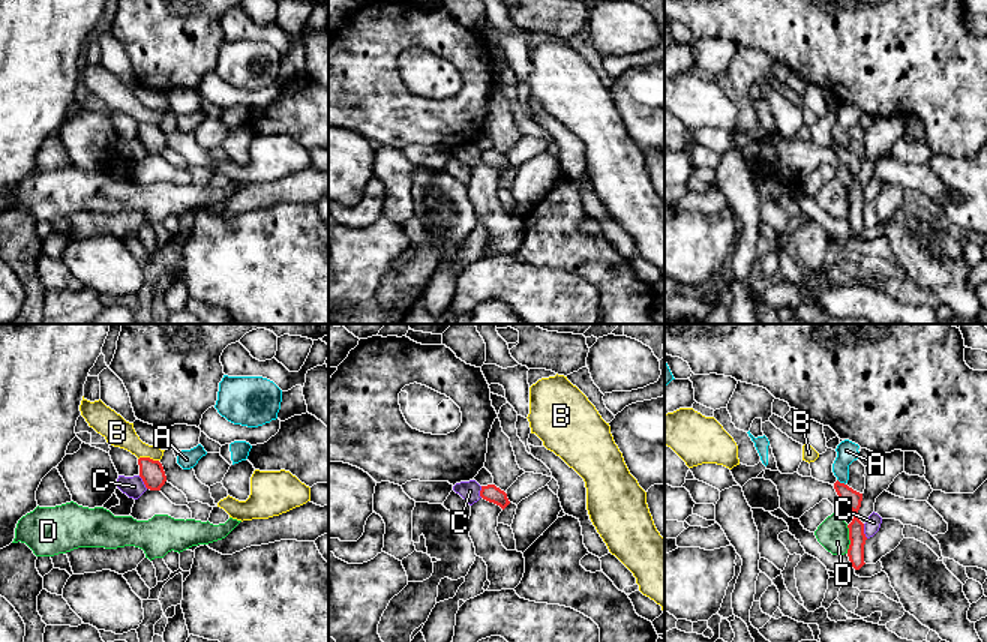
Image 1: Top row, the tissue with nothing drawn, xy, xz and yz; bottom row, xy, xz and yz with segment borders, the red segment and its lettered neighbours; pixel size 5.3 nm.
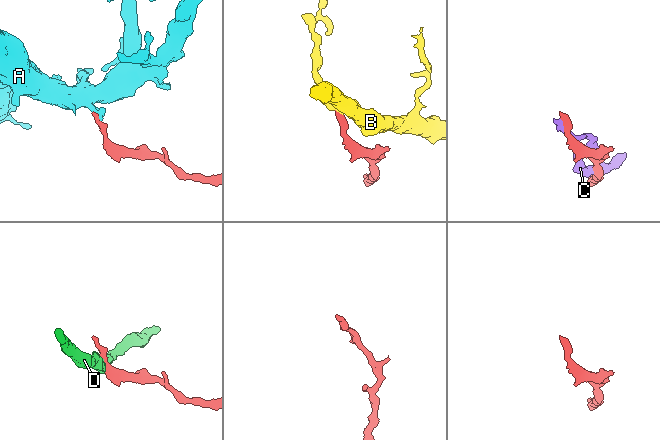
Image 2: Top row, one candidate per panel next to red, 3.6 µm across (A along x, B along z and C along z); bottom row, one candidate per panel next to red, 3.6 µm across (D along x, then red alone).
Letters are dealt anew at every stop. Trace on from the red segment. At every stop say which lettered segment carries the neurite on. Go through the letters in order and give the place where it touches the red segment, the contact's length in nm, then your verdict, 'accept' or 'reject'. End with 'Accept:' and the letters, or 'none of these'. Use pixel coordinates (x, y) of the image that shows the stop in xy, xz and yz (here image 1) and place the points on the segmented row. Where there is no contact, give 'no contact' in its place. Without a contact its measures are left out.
A: meets red in yz at (842, 483); contact 60 nm long; reject
B: meets red in xy at (149, 458); contact 110 nm long; reject
C: meets red in yz at (863, 531); contact 80 nm long; reject
D: meets red in yz at (849, 539); contact 150 nm long; reject
Accept: none of these

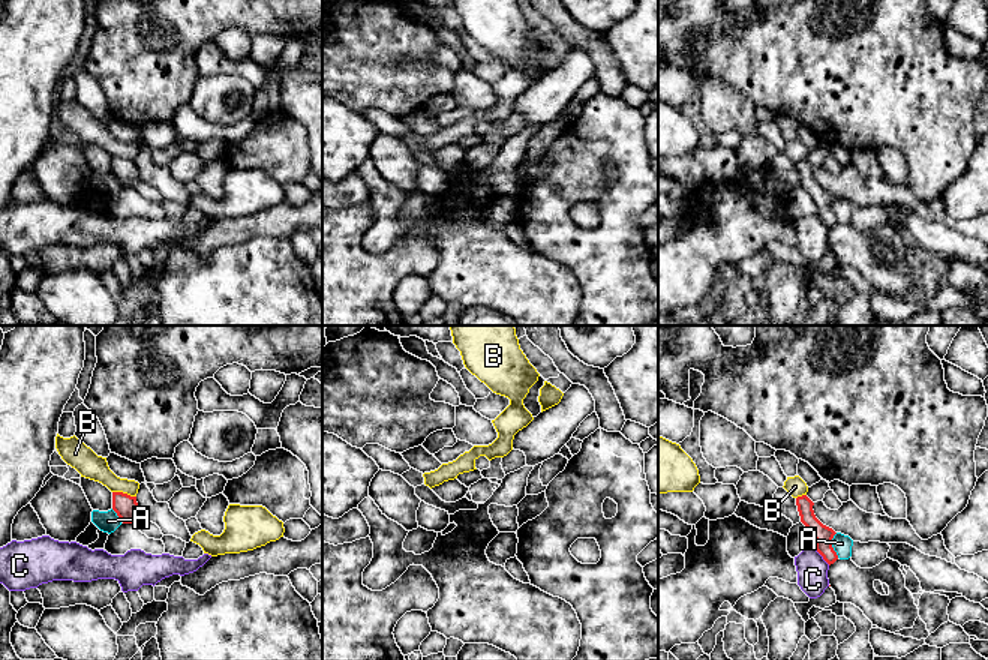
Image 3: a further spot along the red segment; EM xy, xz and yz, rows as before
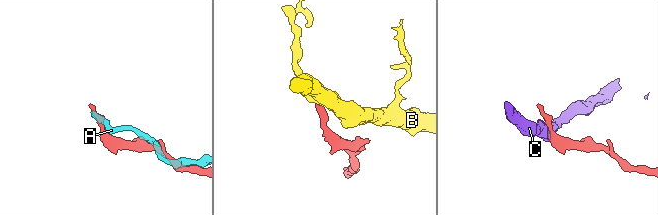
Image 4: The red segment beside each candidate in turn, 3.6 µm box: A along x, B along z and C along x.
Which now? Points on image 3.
A: meets red in yz at (831, 545); contact 140 nm long; reject
B: meets red in xy at (125, 494); contact 130 nm long; reject
C: meets red in yz at (822, 555); contact 130 nm long; reject
Accept: none of these

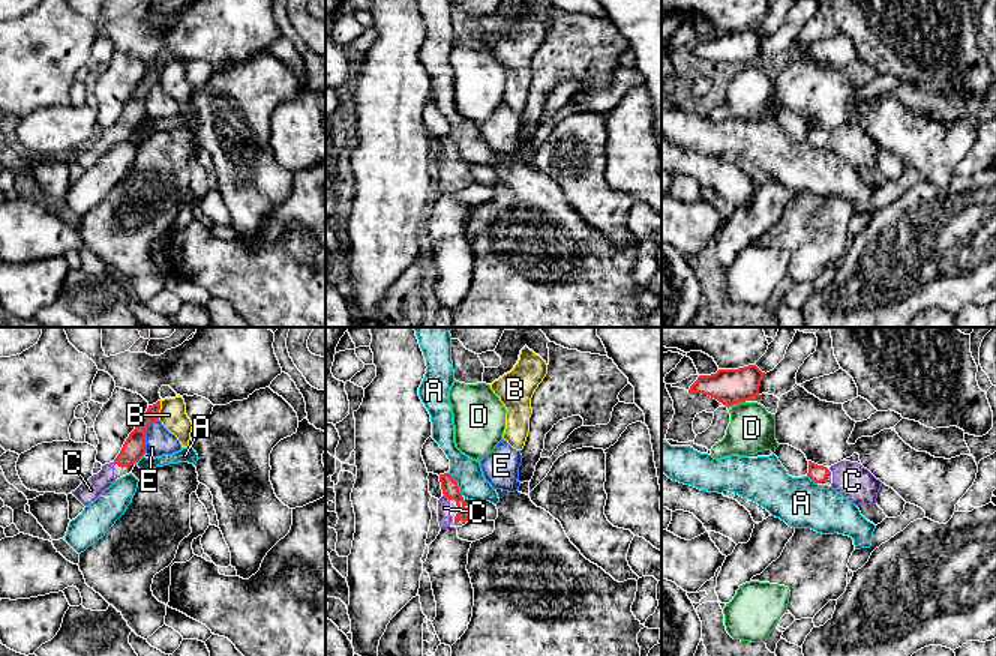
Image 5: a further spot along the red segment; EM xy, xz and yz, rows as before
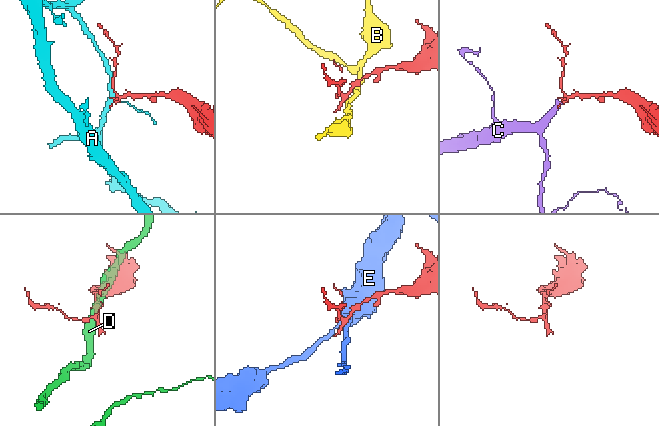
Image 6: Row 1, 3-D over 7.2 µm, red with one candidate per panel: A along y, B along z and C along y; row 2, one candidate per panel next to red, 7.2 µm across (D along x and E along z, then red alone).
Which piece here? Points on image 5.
A: meets red in xz at (456, 484); contact 150 nm long; reject
B: meets red in xy at (159, 409); contact 110 nm long; reject
C: meets red in xz at (446, 496); contact 50 nm long; accept
D: meets red in yz at (735, 403); contact 100 nm long; reject
E: meets red in xy at (144, 436); contact 200 nm long; reject
Accept: C

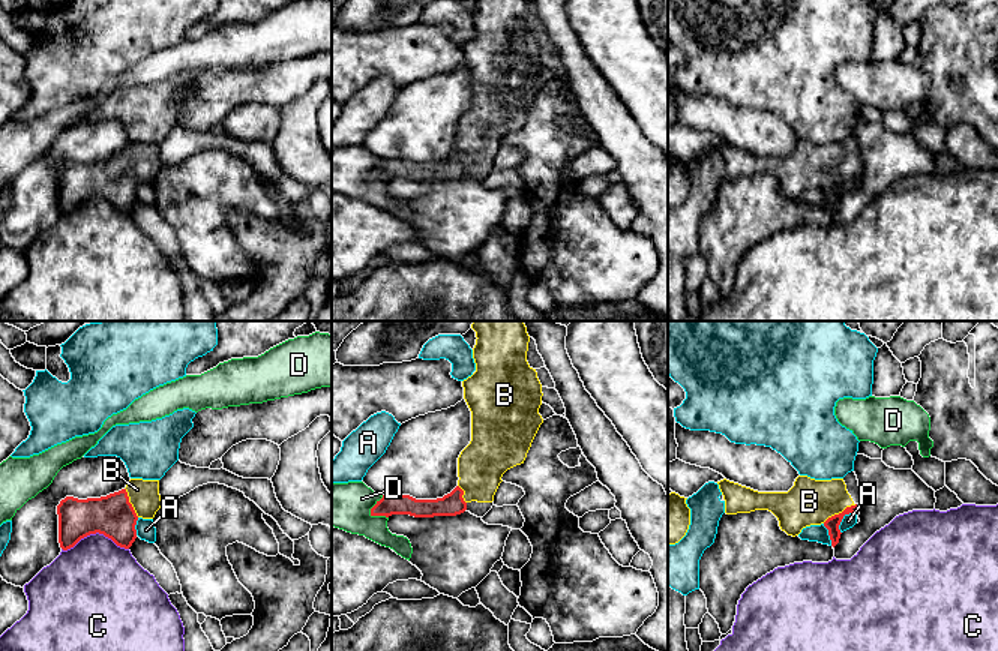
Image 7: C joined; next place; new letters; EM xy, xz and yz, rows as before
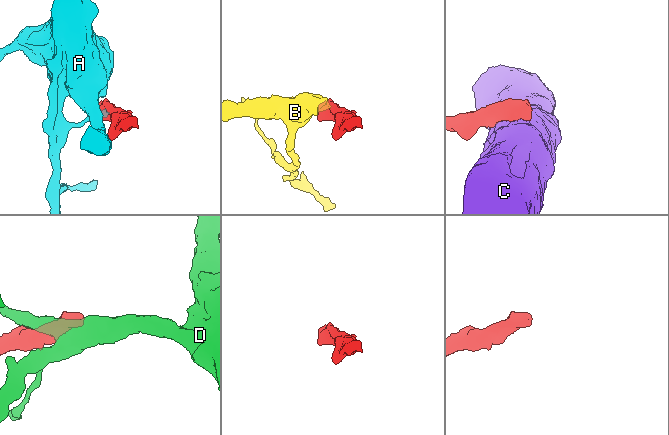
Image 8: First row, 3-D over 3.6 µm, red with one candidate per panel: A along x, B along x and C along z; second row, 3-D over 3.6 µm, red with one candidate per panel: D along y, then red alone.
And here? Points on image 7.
A: meets red in yz at (841, 521); contact 140 nm long; reject
B: meets red in yz at (839, 513); contact 200 nm long; accept
C: meets red in xy at (95, 533); contact 360 nm long; reject
D: meets red in xz at (374, 506); contact 140 nm long; reject
Accept: B

